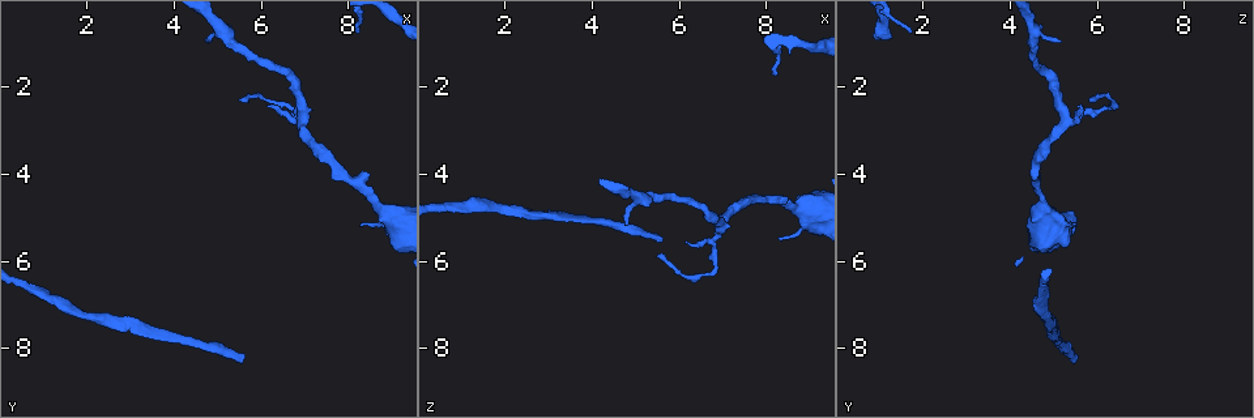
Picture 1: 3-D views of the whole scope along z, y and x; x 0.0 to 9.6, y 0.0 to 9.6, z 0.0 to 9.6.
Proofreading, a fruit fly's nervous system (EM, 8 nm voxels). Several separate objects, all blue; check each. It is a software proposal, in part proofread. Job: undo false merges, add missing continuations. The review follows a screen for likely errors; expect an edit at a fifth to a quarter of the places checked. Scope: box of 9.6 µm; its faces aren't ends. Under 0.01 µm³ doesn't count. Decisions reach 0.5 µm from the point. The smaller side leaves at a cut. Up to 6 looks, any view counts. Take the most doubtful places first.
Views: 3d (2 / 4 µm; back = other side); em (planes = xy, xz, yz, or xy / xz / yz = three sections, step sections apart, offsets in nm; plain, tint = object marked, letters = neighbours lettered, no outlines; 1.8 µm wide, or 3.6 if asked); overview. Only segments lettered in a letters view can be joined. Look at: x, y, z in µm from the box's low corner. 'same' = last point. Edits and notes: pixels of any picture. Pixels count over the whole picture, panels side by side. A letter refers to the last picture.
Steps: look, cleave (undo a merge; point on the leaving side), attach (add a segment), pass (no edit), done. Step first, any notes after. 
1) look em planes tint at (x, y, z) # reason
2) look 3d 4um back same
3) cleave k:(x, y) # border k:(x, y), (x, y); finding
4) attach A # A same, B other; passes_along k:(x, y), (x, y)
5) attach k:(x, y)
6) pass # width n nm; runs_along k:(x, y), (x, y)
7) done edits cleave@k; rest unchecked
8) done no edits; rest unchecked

look 3d 4um back at (5.55, 8.30, 5.50) # end of a long branch

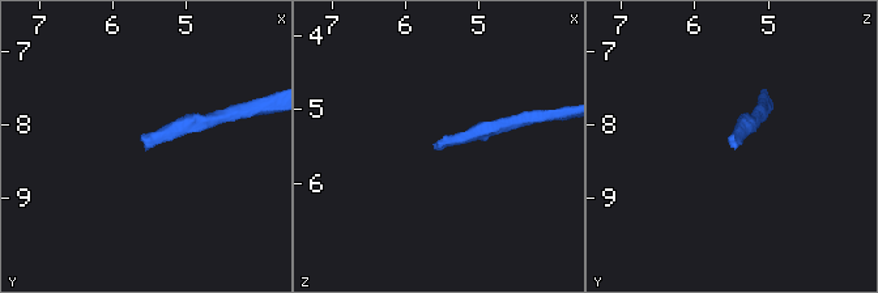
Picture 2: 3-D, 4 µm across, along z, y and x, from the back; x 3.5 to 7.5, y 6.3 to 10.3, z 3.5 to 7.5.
look em yz step 4 letters at (5.55, 8.35, 5.50)

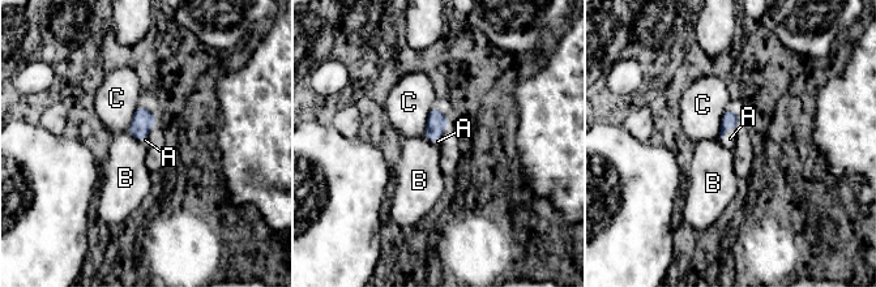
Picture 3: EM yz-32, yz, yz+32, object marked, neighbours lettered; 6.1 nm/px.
look em planes letters same # cut it another way

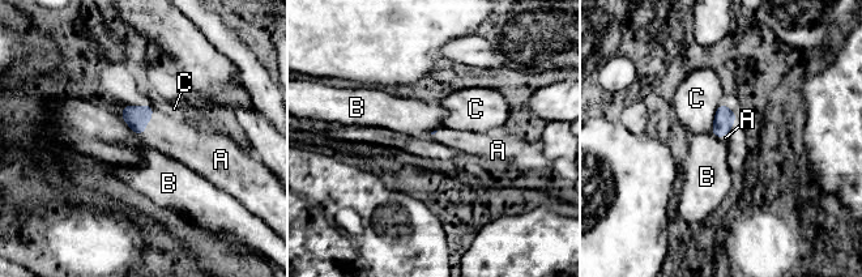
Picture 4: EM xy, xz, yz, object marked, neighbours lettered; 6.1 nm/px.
attach A # A same, B other, C other; passes_along 4:(136, 116), (148, 122), (166, 132); the neuron continues

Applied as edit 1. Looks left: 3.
look overview # redraw

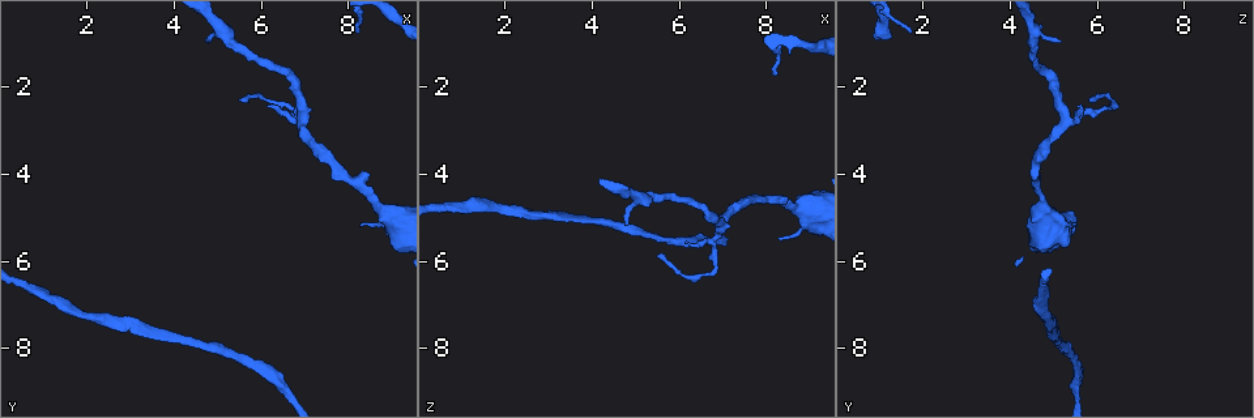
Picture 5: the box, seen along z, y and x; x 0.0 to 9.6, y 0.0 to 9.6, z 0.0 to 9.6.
look 3d 4um at (8.90, 4.90, 4.70)

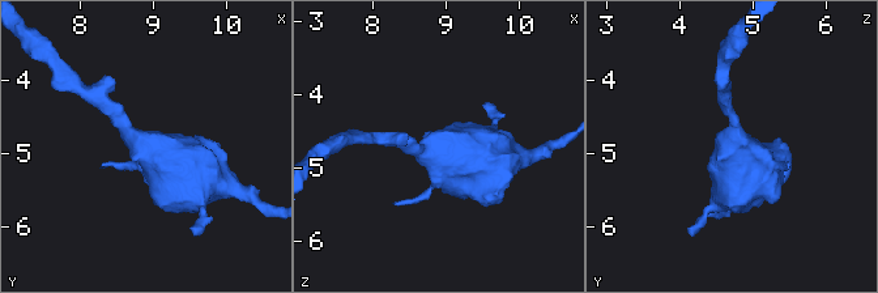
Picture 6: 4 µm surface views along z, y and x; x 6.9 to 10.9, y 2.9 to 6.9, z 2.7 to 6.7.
look em 3.6um xz step 16 letters at (8.90, 4.90, 4.70) # shape alone is not enough

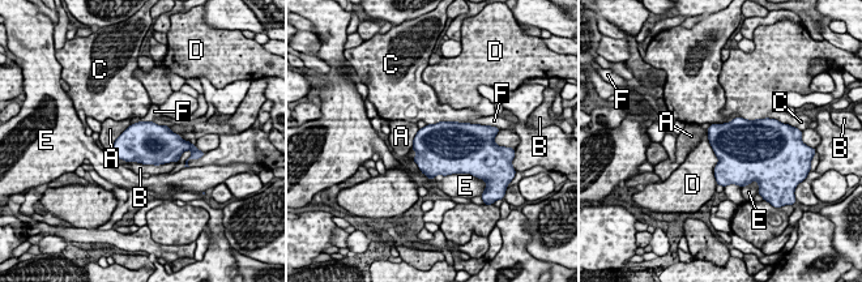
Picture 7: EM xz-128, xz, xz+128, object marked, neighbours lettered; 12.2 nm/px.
pass # A other, B other, C other, D other, E other, F other; border 7:(127, 161), (148, 165), (176, 162); one neuron here

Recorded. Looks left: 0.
done edits attach@4; rest unchecked

